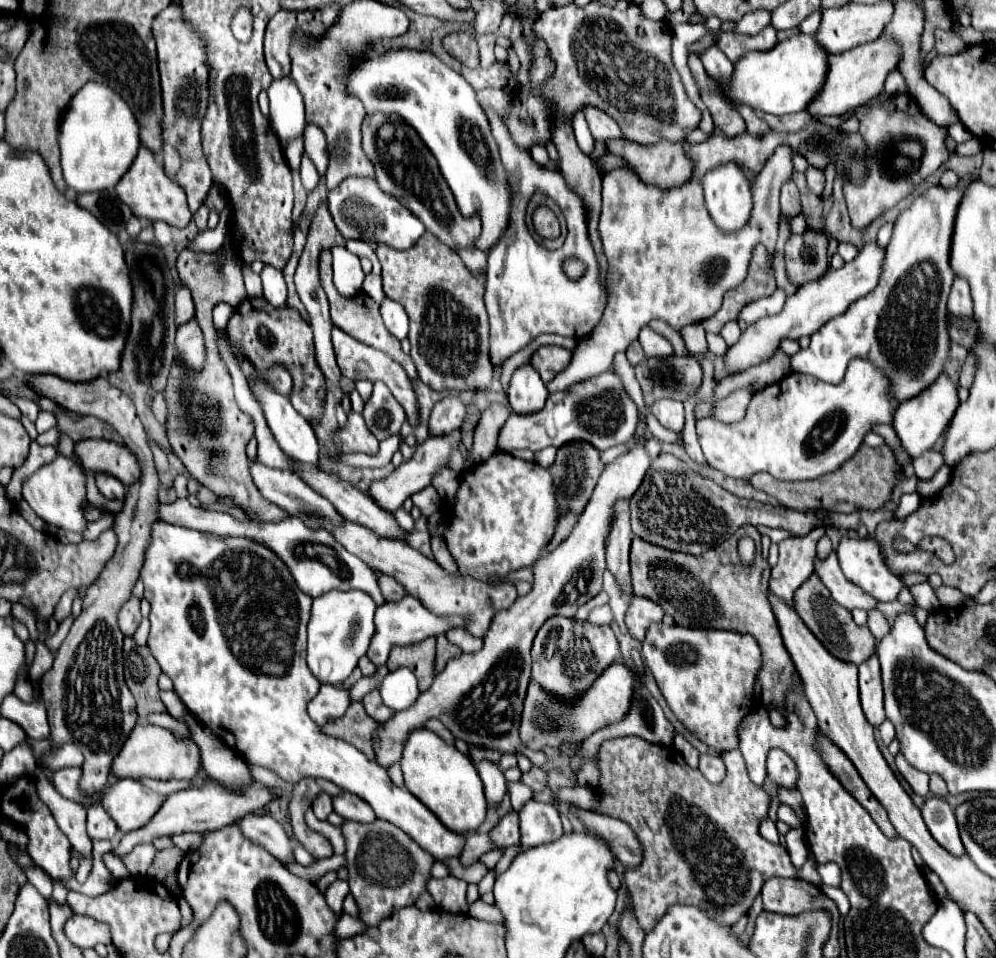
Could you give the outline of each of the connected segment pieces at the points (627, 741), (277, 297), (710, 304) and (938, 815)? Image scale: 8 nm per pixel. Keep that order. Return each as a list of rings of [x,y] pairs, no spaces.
[[[640,737],[610,739],[600,747],[598,767],[602,777],[596,787],[600,795],[598,811],[628,823],[642,845],[642,863],[624,869],[624,883],[632,893],[636,919],[644,931],[652,931],[656,921],[672,905],[698,907],[712,913],[724,925],[736,923],[748,913],[764,881],[770,877],[802,877],[804,881],[822,885],[816,861],[806,861],[806,867],[798,869],[792,865],[786,847],[780,843],[774,845],[758,833],[758,823],[768,813],[770,797],[762,787],[750,783],[740,751],[734,749],[721,757],[726,763],[726,777],[720,785],[712,785],[698,769],[688,767],[674,747],[660,747]]]
[[[264,263],[260,279],[262,279],[266,301],[272,303],[274,307],[286,305],[286,283],[284,283],[282,271],[272,267],[272,265],[268,265],[268,263]]]
[[[780,145],[780,149],[776,149],[772,157],[768,157],[766,165],[756,175],[756,179],[750,181],[752,201],[754,201],[752,217],[748,219],[748,225],[744,225],[744,229],[736,233],[724,233],[712,223],[704,207],[702,185],[696,179],[690,179],[680,187],[660,189],[660,187],[642,183],[634,175],[634,171],[626,167],[604,173],[602,213],[600,213],[598,231],[600,231],[604,253],[608,259],[608,277],[606,277],[608,279],[608,305],[596,329],[588,337],[578,341],[570,365],[546,385],[548,391],[562,391],[578,381],[586,381],[588,377],[596,377],[604,373],[604,369],[612,369],[614,355],[618,351],[626,351],[630,341],[636,339],[640,329],[646,327],[652,319],[662,319],[668,325],[672,325],[676,331],[680,331],[686,325],[694,325],[694,323],[700,323],[712,317],[720,309],[724,293],[728,289],[738,287],[744,281],[754,247],[762,243],[766,245],[766,249],[774,251],[776,237],[778,237],[778,221],[780,221],[778,195],[780,195],[780,187],[784,185],[784,181],[792,177],[792,171],[794,171],[792,157],[794,157],[794,151],[788,149],[788,145]]]
[[[936,795],[926,797],[924,805],[920,807],[920,813],[924,817],[924,823],[932,837],[952,855],[964,855],[964,847],[958,835],[958,825],[954,817],[954,809]]]

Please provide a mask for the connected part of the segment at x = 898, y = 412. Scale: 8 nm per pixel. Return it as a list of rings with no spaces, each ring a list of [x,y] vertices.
[[[944,373],[936,379],[934,385],[930,385],[928,389],[924,389],[924,393],[900,403],[894,409],[894,419],[892,419],[892,427],[902,443],[902,447],[908,451],[908,455],[912,459],[916,459],[918,455],[922,455],[924,451],[932,449],[934,443],[938,441],[938,437],[942,435],[944,427],[948,425],[948,421],[952,419],[956,407],[958,407],[958,385],[954,385]]]

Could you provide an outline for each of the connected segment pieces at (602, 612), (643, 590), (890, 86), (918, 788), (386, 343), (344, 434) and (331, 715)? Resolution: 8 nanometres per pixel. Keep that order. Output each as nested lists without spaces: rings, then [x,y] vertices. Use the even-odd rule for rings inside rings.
[[[604,605],[604,607],[596,607],[596,609],[590,611],[588,623],[592,623],[592,625],[612,625],[612,619],[614,619],[614,615],[612,615],[610,607]]]
[[[740,527],[730,537],[730,541],[724,541],[716,549],[708,549],[700,557],[660,549],[656,545],[640,541],[640,537],[634,537],[630,549],[630,579],[636,595],[652,597],[652,601],[662,605],[678,625],[726,629],[752,635],[762,651],[762,665],[758,669],[754,695],[762,701],[762,705],[774,705],[784,717],[784,693],[788,693],[792,685],[802,685],[802,679],[782,643],[776,617],[766,599],[770,565],[760,553],[760,533],[756,527]],[[742,537],[750,537],[756,541],[756,559],[752,565],[744,565],[740,561],[740,555],[736,553],[736,543]]]
[[[892,71],[892,73],[888,73],[888,77],[886,77],[884,91],[886,91],[886,93],[898,93],[898,91],[906,91],[906,83],[902,81],[902,77],[900,77],[900,79],[896,77],[896,71]]]
[[[902,753],[896,755],[896,767],[898,767],[898,771],[902,773],[902,777],[910,783],[910,787],[912,787],[916,793],[920,793],[922,797],[928,795],[928,775],[926,775],[926,773],[922,773],[922,771],[918,771],[916,767],[908,765],[908,761],[904,759]]]
[[[328,249],[324,253],[320,253],[320,283],[322,283],[322,287],[324,287],[326,295],[328,295],[328,301],[330,301],[330,317],[332,317],[332,323],[336,327],[340,327],[350,337],[356,337],[360,343],[366,343],[366,345],[370,345],[374,349],[380,349],[386,355],[390,355],[394,361],[398,361],[406,369],[406,373],[408,373],[411,381],[418,378],[412,357],[406,355],[402,351],[400,341],[386,331],[386,327],[382,323],[382,317],[380,317],[378,303],[372,301],[372,297],[368,297],[366,293],[358,293],[356,297],[340,297],[340,293],[336,293],[336,287],[332,285],[332,255],[330,255]]]
[[[350,413],[348,423],[344,429],[338,431],[336,443],[342,453],[376,453],[378,451],[378,441],[368,433],[368,427],[364,425],[362,413]]]
[[[322,685],[318,695],[308,703],[308,715],[314,723],[324,727],[326,723],[342,717],[350,705],[350,689],[334,685]]]

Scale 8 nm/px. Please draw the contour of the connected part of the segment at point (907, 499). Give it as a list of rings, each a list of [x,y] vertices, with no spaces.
[[[916,492],[911,494],[903,494],[895,511],[895,518],[903,518],[914,512],[920,501],[921,498]]]

